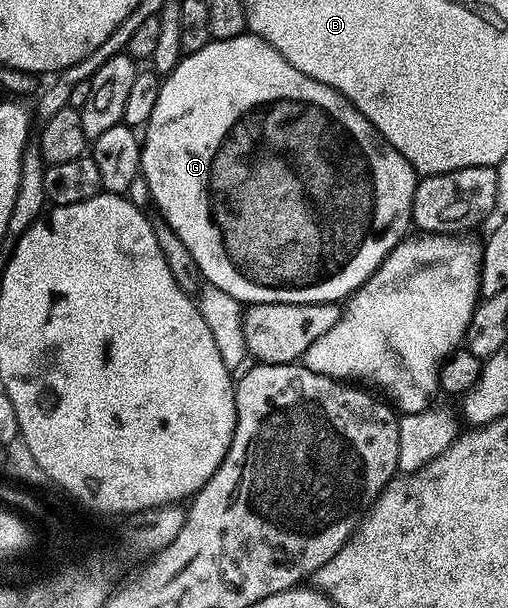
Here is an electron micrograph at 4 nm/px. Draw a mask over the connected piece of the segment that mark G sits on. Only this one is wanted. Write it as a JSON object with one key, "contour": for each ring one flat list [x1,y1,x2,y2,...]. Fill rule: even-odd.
{"contour":[[249,33,231,39,215,39,204,49,183,54,176,69,161,80,160,97,152,108,152,117,141,136,142,170,141,178,146,179,150,199,162,214,161,222,184,241,188,253,198,266,199,276,209,286,224,289,243,305,251,303,338,303,354,294,372,273,388,257,390,250,402,242,411,230,410,210,414,200,414,190,418,188,419,174,414,166,377,129,348,102,342,94,288,65,268,41]]}

